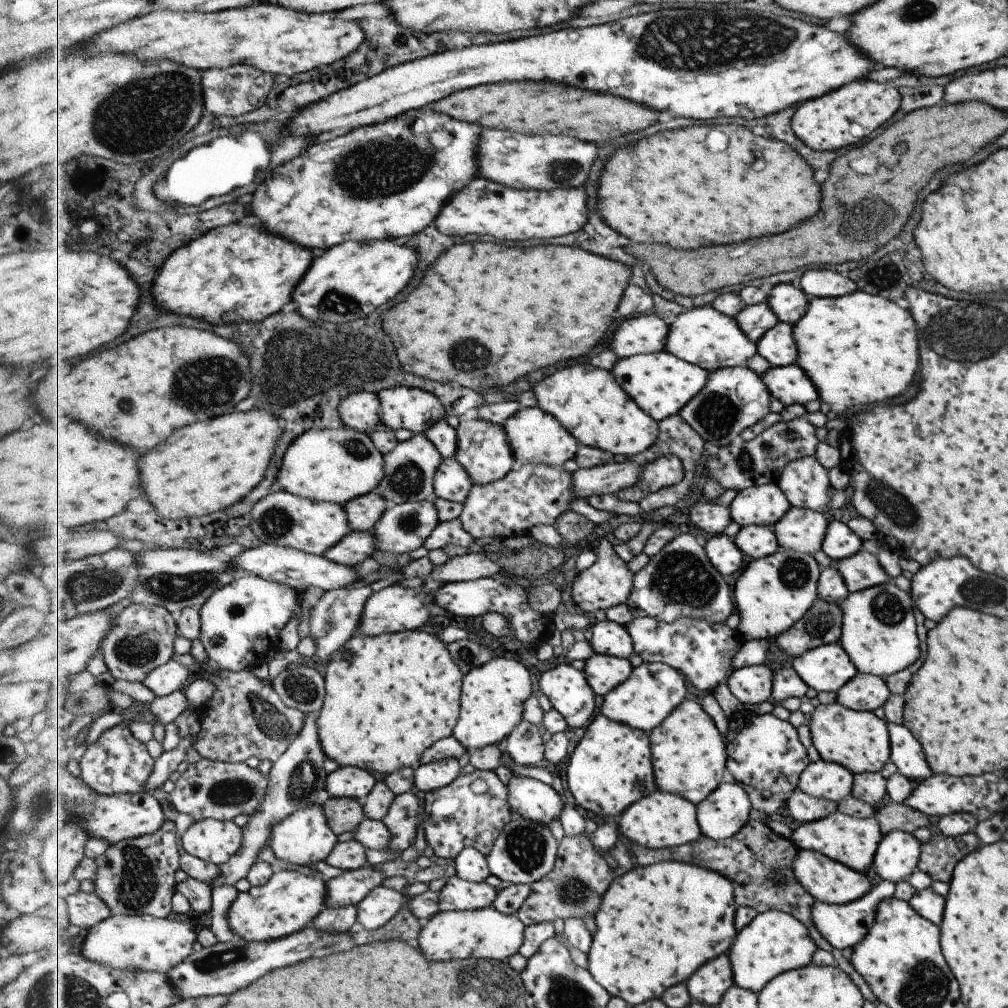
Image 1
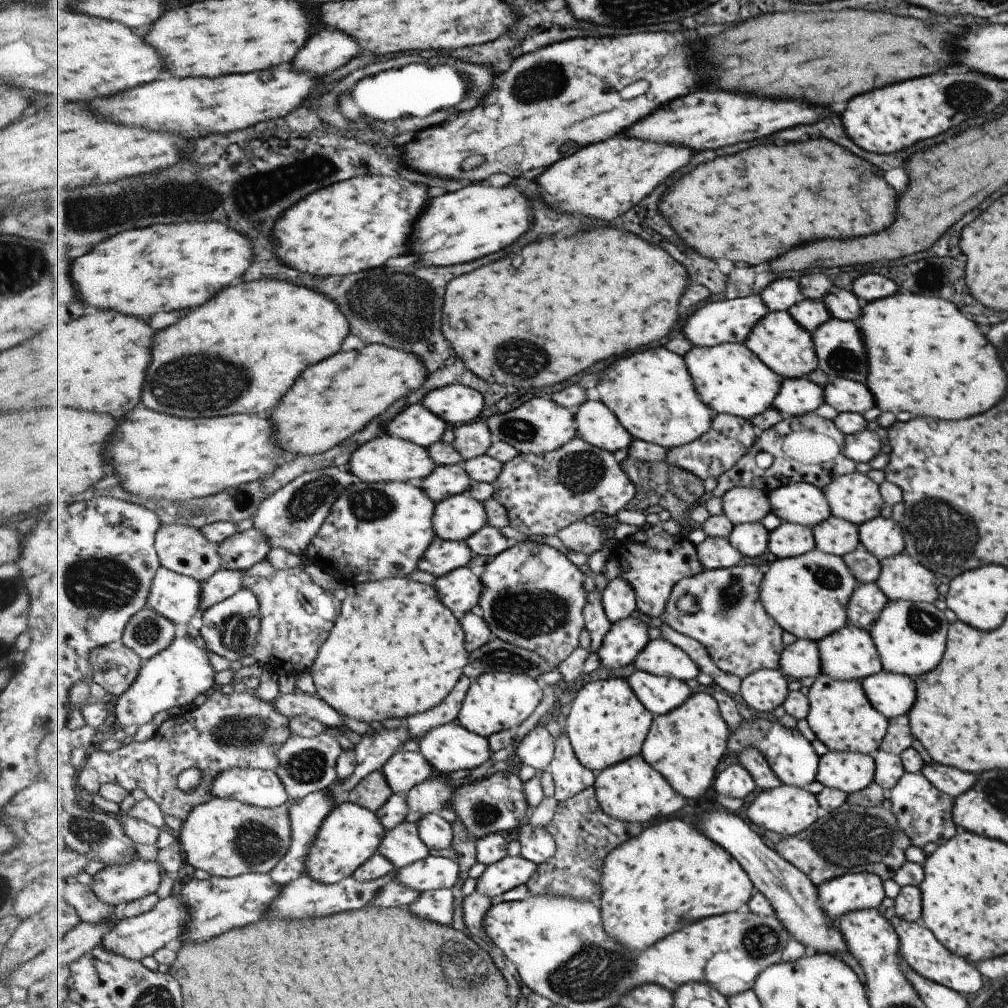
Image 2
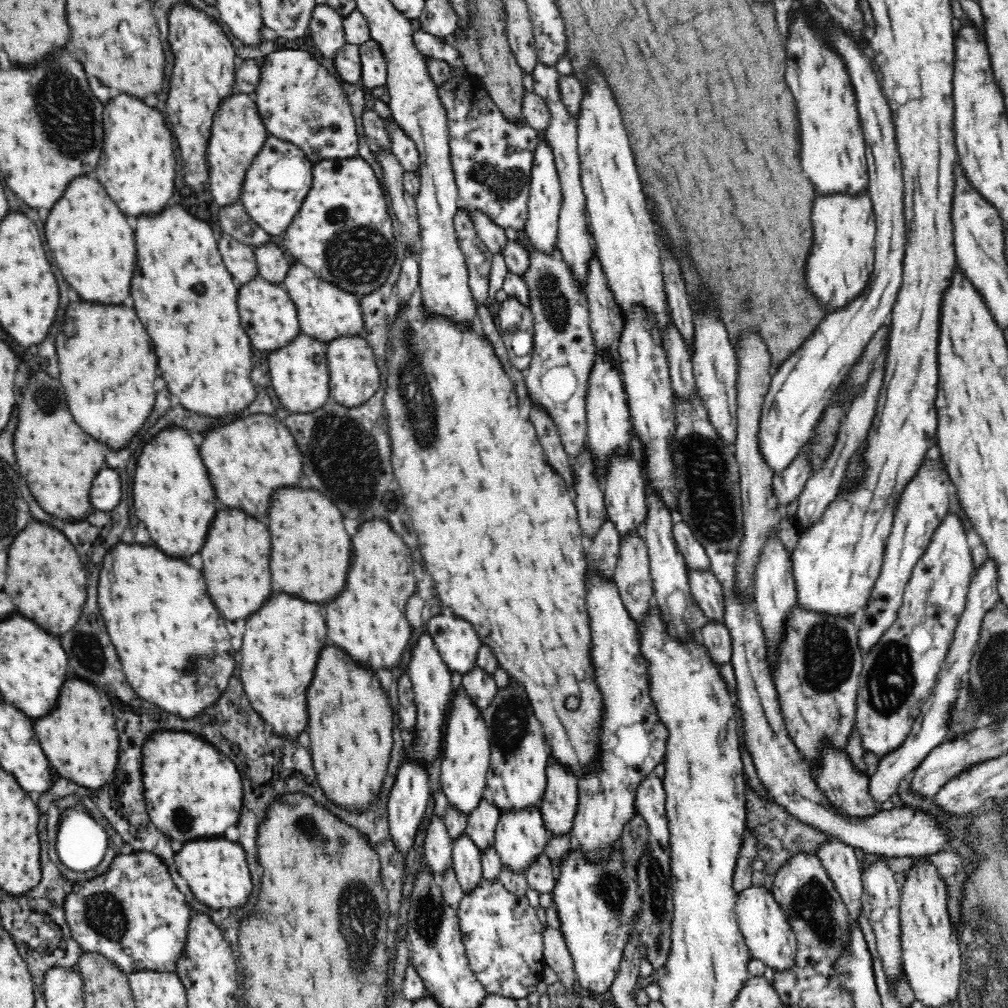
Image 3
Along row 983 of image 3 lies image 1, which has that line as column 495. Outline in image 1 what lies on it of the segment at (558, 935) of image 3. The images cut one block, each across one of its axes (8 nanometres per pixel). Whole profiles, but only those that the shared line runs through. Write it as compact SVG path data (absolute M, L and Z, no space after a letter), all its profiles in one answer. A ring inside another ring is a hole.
M467 553L466 555L449 558L442 565L436 566L432 572L432 578L444 585L474 581L480 578L491 578L502 574L503 570L495 560L491 560L487 554Z

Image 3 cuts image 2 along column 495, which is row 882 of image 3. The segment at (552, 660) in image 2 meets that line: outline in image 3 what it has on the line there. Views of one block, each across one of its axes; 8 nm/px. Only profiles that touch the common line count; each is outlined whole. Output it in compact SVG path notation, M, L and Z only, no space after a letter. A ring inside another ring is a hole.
M620 843L612 859L601 865L592 865L584 861L584 855L581 855L581 852L570 851L563 856L557 867L558 877L553 890L553 902L561 921L561 933L565 938L569 954L572 955L577 980L580 986L590 990L591 994L604 994L612 986L620 960L622 960L626 938L630 936L630 930L632 930L633 915L641 909L636 873L630 867L626 869L619 850Z

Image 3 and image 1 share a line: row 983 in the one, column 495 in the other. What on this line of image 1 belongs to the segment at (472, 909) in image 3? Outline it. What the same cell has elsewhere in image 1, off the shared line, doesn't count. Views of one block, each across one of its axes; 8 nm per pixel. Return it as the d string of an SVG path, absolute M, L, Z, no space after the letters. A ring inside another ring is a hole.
M522 464L499 482L485 486L474 484L464 502L460 520L463 528L475 538L525 536L530 535L531 528L539 524L554 525L571 508L571 500L577 497L573 488L573 473L567 472L563 466Z

